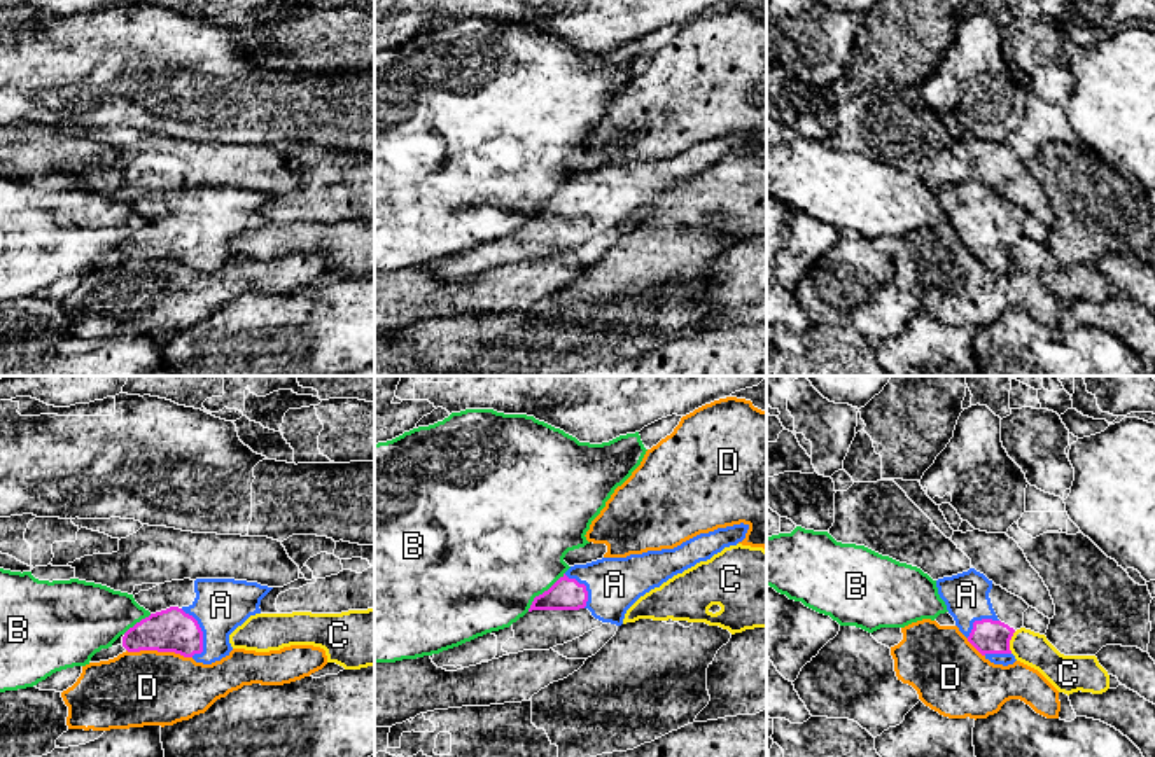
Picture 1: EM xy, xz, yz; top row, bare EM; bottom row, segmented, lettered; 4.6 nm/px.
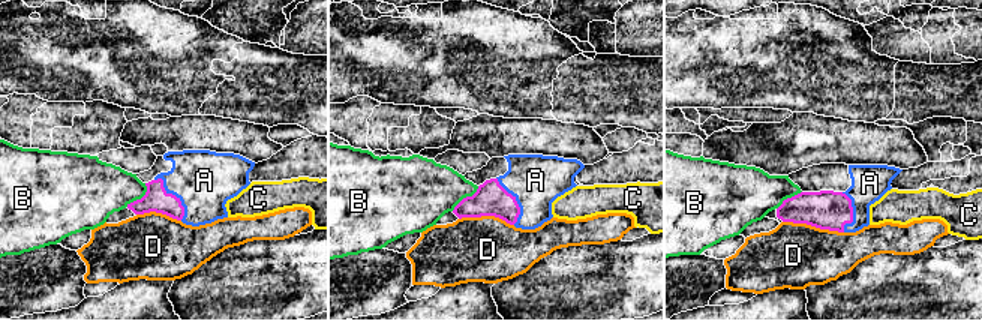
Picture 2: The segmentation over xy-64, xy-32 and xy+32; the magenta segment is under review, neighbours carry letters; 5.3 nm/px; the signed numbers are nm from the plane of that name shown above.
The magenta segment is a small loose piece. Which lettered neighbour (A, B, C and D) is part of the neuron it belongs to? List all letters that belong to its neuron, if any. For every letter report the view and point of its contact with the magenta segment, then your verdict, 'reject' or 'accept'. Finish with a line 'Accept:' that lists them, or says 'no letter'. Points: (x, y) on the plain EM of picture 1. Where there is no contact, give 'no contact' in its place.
A: xy (200, 238) | accept
B: xz (545, 200) | reject
C: yz (1008, 250) | reject
D: xy (160, 259) | reject
Accept: A

